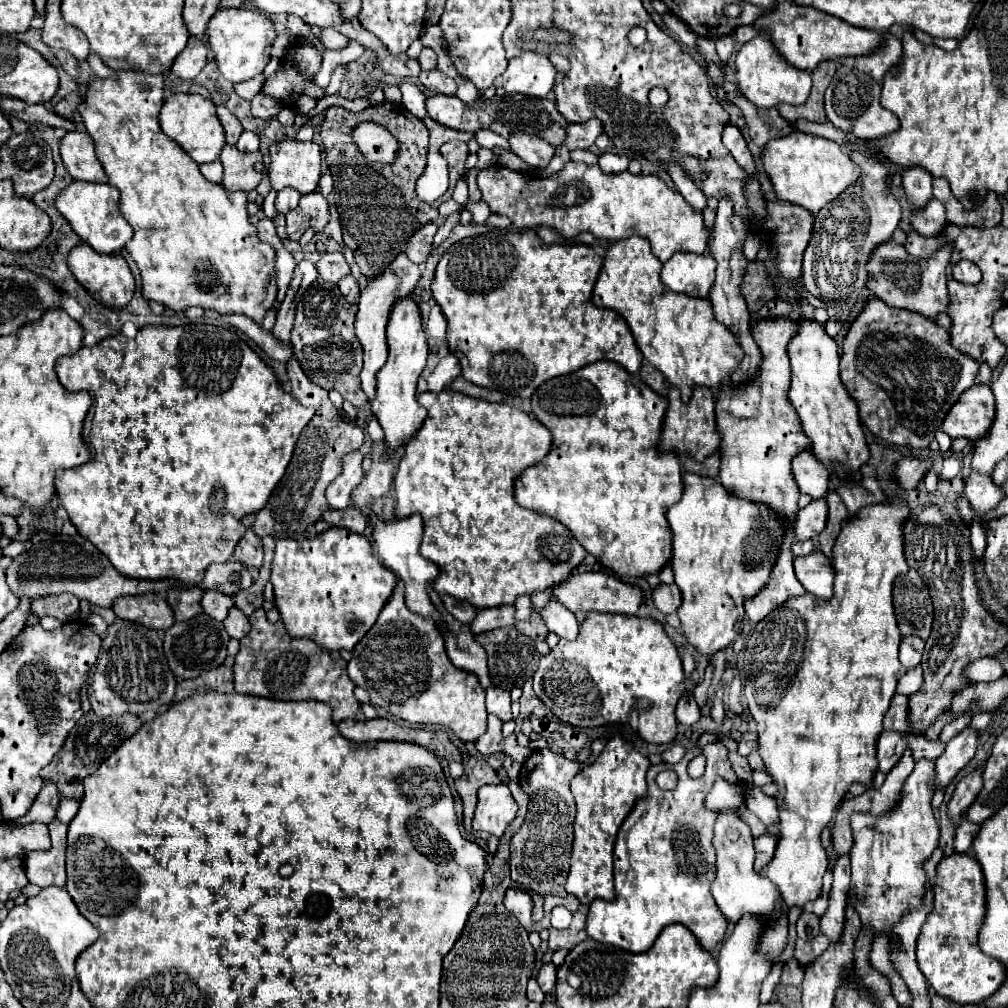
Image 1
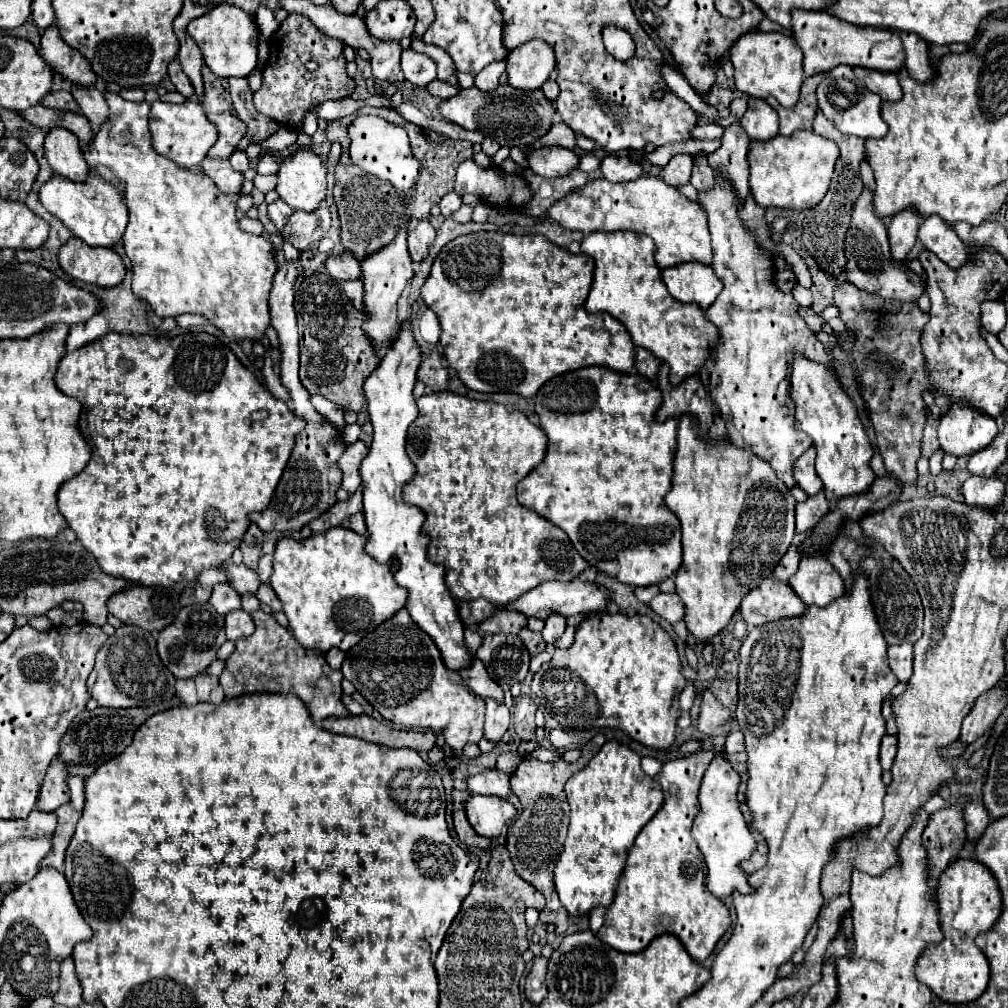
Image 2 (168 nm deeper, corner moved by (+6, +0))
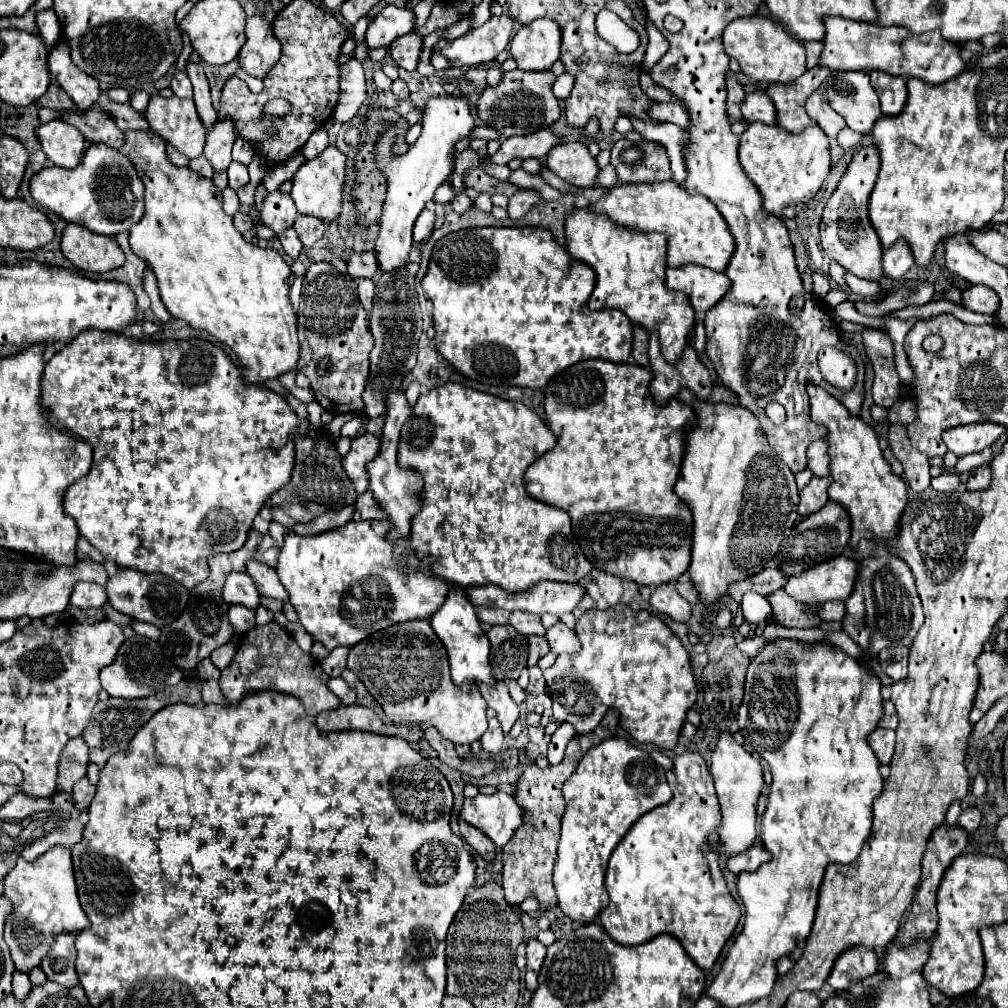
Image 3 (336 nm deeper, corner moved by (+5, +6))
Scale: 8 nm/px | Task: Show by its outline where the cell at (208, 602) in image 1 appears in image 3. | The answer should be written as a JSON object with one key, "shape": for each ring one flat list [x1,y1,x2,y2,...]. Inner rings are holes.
{"shape":[[229,573,223,585,223,601,227,601,227,605,245,605,255,609,259,605,259,591,247,573]]}

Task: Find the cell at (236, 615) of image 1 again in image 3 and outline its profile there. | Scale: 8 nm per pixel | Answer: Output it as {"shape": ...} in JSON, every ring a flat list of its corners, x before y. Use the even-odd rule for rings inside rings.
{"shape":[[229,605,229,621,237,635,245,635,255,627,255,611,243,605]]}

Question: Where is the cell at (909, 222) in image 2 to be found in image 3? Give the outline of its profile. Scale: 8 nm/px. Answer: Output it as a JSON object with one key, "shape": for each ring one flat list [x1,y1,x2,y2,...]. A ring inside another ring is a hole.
{"shape":[[895,241,895,245,883,253,883,271,891,279,901,279,913,263,915,259,911,257,911,249,907,249,907,241]]}

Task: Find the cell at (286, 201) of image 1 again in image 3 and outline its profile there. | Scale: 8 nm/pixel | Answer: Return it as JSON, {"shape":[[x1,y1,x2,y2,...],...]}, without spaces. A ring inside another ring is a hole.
{"shape":[[279,191,267,195,263,209,261,209,261,219,275,233,281,233,283,229,291,227,295,217,297,217,297,209,295,209,295,203,291,201,289,195,279,193]]}

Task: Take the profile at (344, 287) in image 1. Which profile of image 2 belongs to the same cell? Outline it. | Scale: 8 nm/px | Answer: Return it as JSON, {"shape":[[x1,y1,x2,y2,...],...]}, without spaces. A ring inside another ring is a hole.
{"shape":[[360,279,358,281,344,281,342,289,344,289,346,297,354,303,354,307,358,311,364,311,364,283]]}

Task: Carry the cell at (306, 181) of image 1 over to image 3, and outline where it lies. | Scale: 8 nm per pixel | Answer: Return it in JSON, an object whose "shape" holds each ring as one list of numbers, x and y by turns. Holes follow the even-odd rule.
{"shape":[[327,147,319,157,305,161,293,175,291,197,297,205,297,211,301,215,313,215,325,221,335,219,341,211,341,185,345,179,343,169,345,169,345,155,335,147]]}

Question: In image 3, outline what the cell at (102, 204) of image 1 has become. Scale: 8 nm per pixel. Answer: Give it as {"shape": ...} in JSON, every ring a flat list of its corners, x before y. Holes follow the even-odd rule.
{"shape":[[91,145,75,169,45,167,31,179,33,199,57,213,67,223,77,223,99,235,117,235,129,231,143,217,143,183,133,163,117,149]]}

